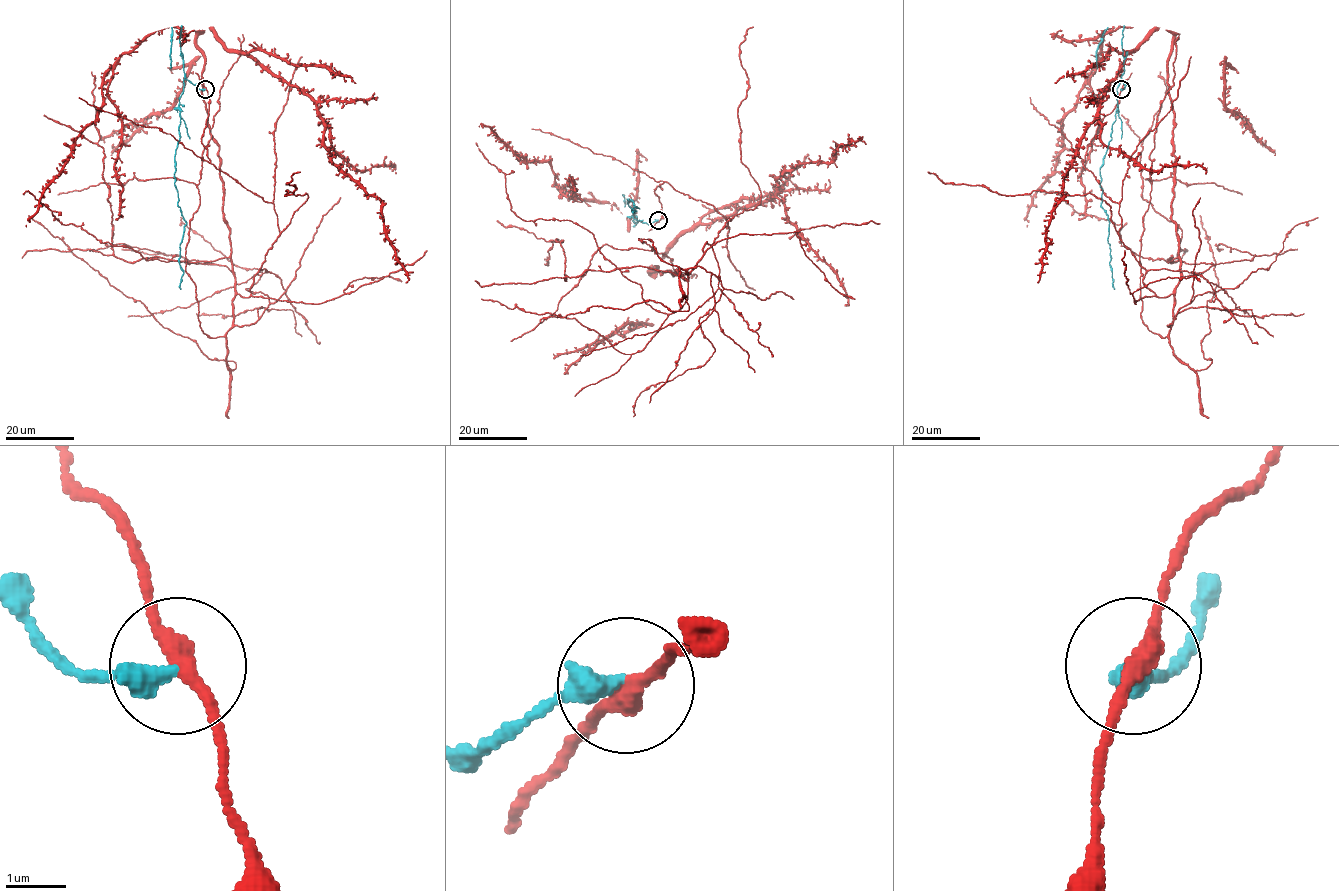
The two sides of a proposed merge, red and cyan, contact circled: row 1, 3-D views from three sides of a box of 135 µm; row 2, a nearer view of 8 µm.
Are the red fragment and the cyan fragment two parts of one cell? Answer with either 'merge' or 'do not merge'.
do not merge

